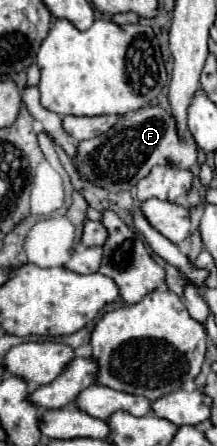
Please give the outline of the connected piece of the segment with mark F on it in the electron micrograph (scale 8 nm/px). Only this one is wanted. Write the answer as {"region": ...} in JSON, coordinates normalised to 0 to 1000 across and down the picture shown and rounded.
{"region":[[[664,238],[581,265],[553,265],[498,296],[378,314],[350,327],[341,377],[378,404],[498,430],[608,430],[627,413],[691,390],[710,372],[876,377],[903,363],[894,314],[829,314],[802,265],[737,238]]]}

